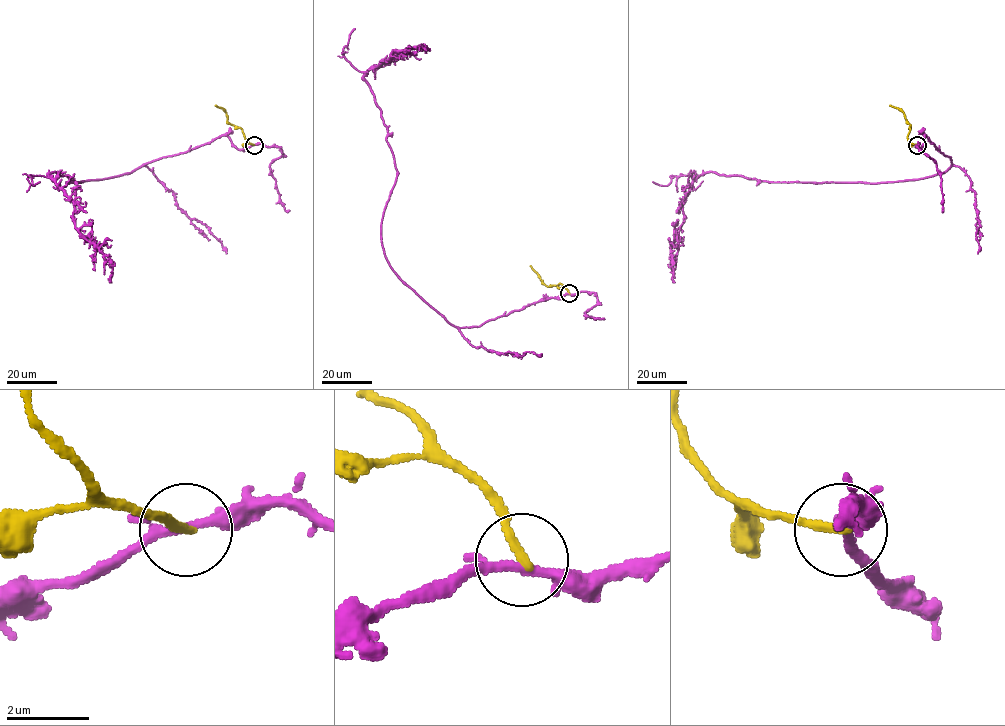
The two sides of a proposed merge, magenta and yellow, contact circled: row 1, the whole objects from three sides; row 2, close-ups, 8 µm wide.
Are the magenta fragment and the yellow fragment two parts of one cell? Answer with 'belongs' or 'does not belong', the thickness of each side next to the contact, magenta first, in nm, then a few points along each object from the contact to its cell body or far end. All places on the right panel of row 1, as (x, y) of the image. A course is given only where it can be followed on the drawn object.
does not belong; calibres 180 and 220 nm; course magenta (917, 145), (925, 135), (951, 165), (878, 183), (700, 175), (671, 248), (675, 282); course yellow (917, 145), (907, 138), (910, 126), (904, 113), (890, 106)

